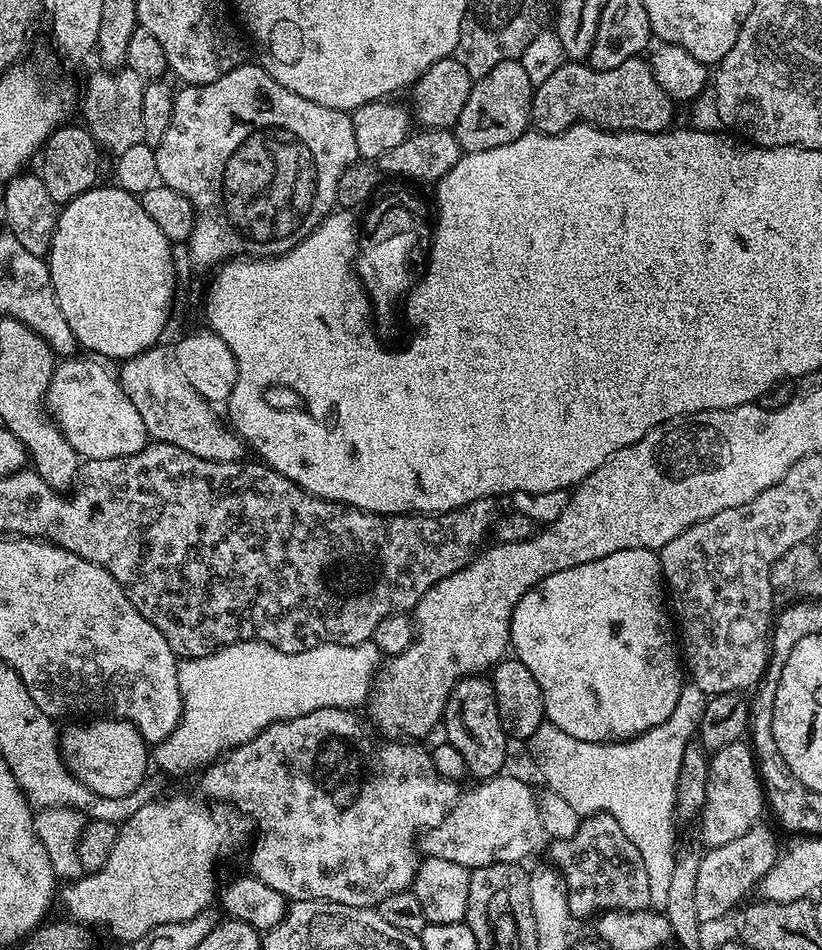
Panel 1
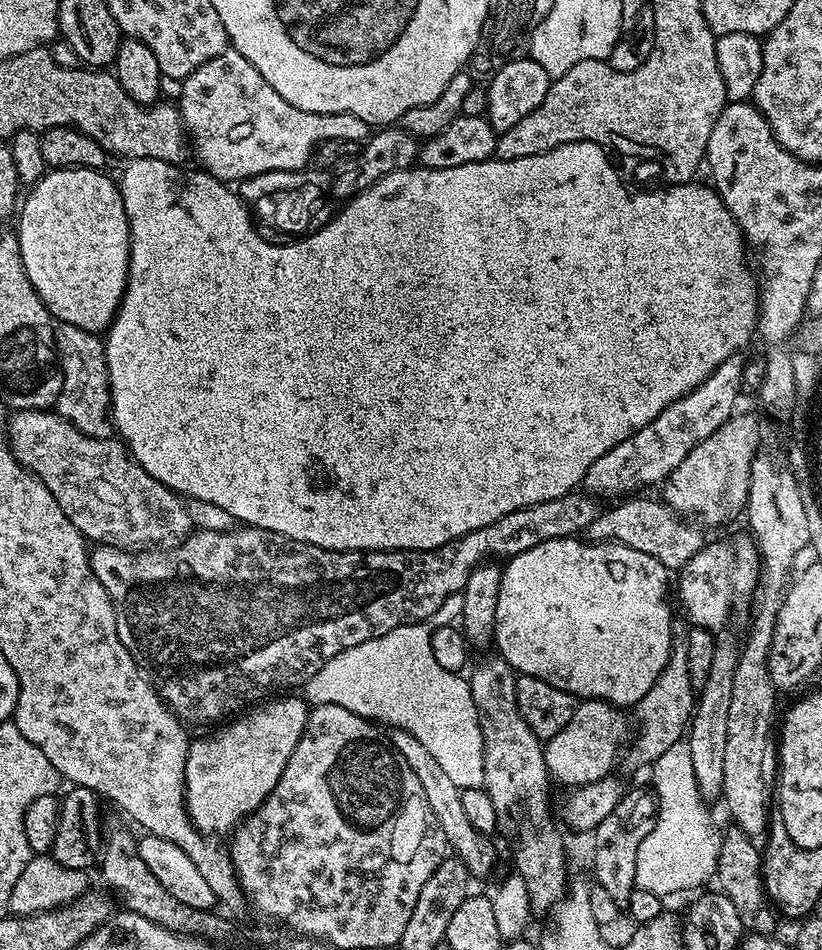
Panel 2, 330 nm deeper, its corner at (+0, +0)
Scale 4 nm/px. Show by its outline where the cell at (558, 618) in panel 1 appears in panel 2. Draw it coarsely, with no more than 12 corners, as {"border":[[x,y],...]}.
{"border":[[558,538],[503,565],[495,651],[635,706],[672,657],[669,569]]}

